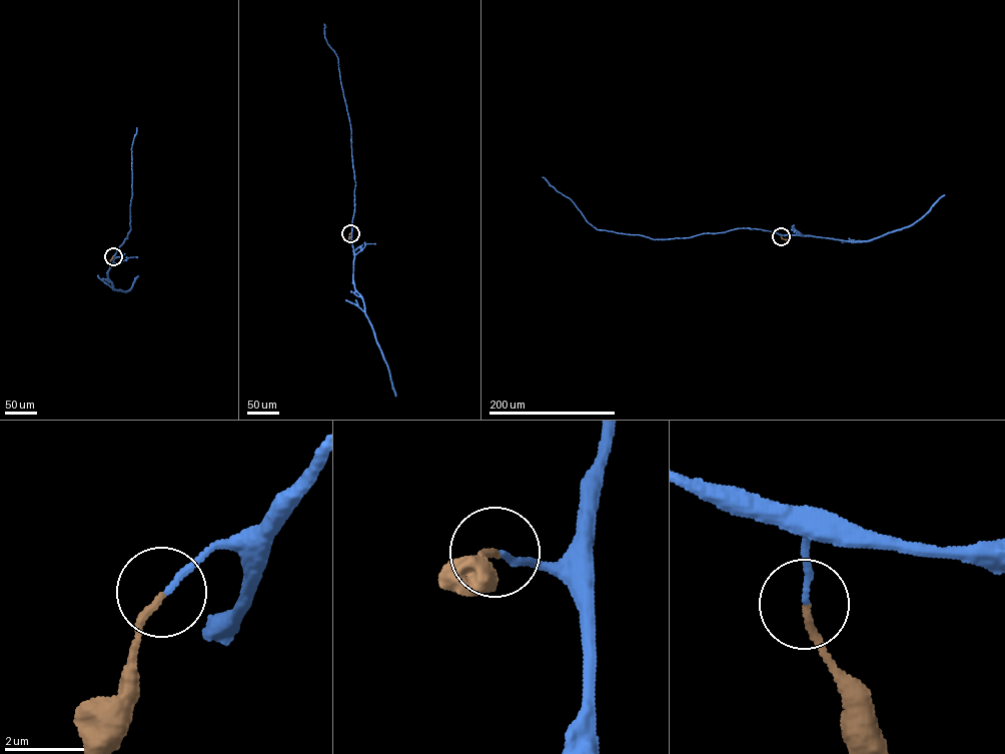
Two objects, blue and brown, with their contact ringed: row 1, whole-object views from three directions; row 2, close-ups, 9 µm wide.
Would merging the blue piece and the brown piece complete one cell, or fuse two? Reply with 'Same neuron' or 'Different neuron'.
Same neuron

